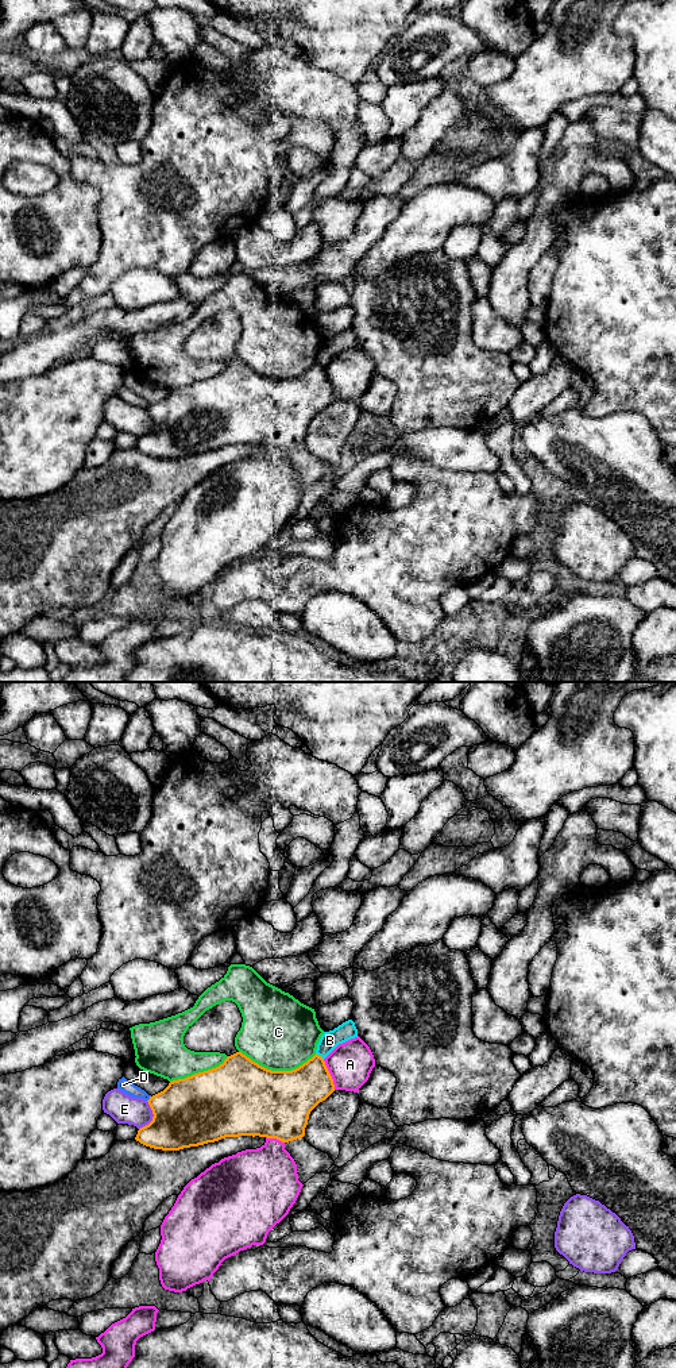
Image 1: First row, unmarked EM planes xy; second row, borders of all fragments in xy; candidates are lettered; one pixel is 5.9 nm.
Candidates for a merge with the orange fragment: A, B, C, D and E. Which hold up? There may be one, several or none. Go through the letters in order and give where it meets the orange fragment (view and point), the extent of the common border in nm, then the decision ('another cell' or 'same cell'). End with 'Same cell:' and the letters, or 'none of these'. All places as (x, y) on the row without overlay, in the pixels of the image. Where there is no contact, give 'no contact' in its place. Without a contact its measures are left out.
A: xy (329, 382) | 200 nm | another cell
B: xy (320, 365) | 60 nm | another cell
C: xy (278, 380) | 460 nm | another cell
D: xy (150, 407) | 40 nm | another cell
E: xy (153, 426) | 180 nm | another cell
Same cell: none of these

